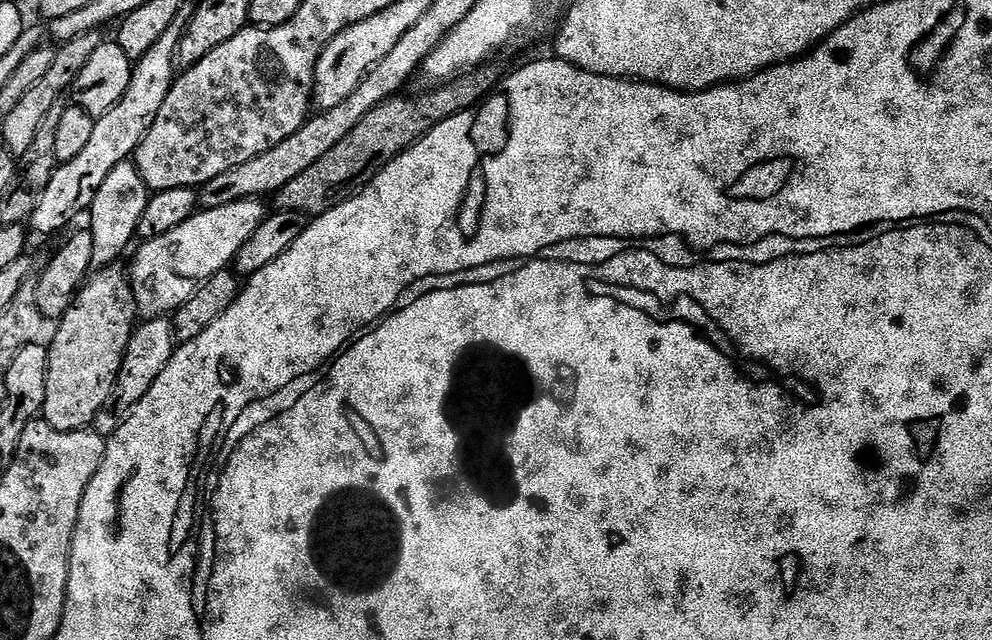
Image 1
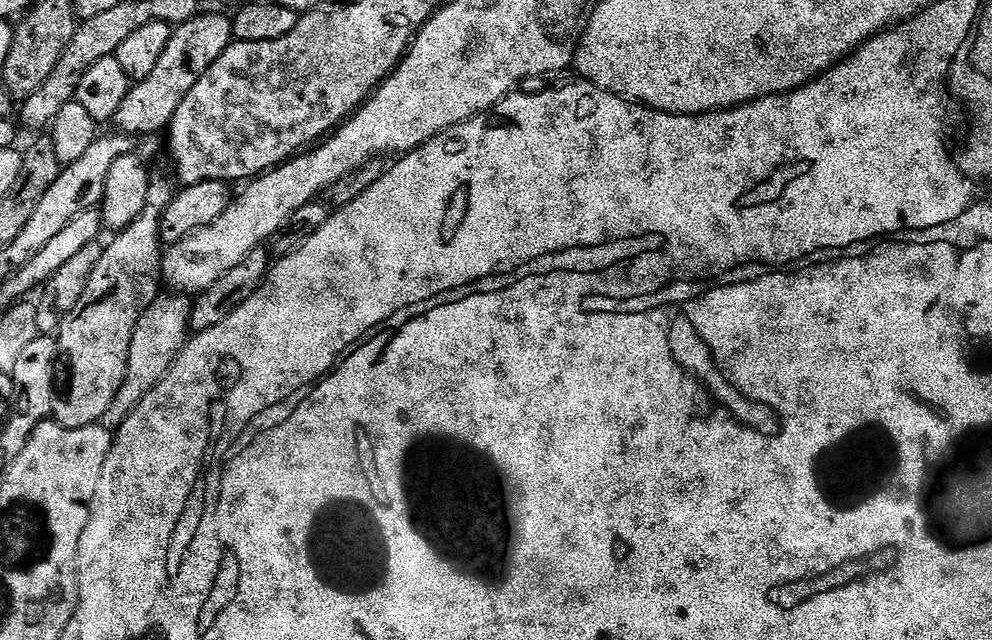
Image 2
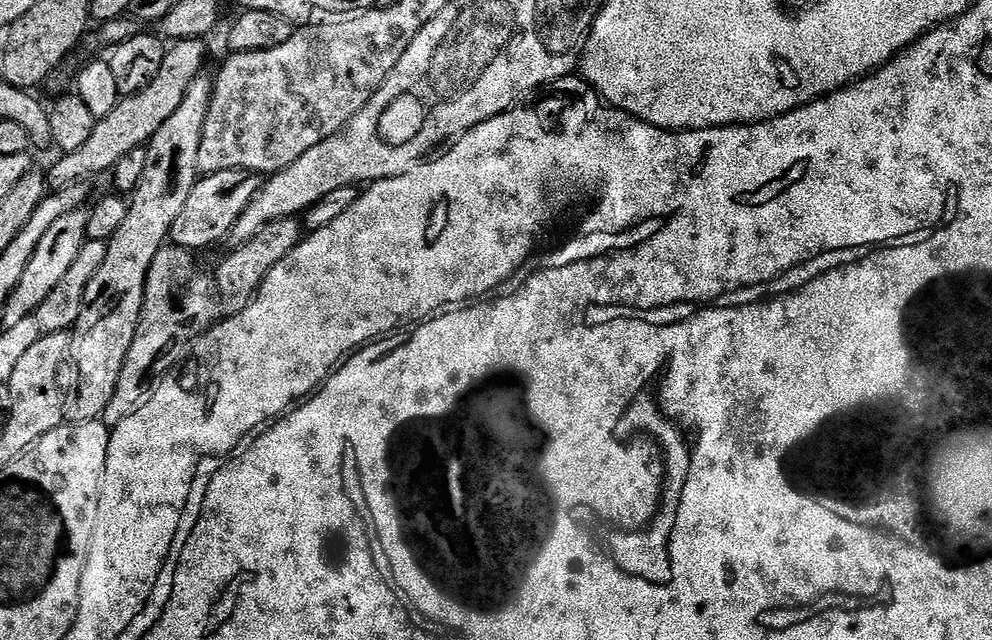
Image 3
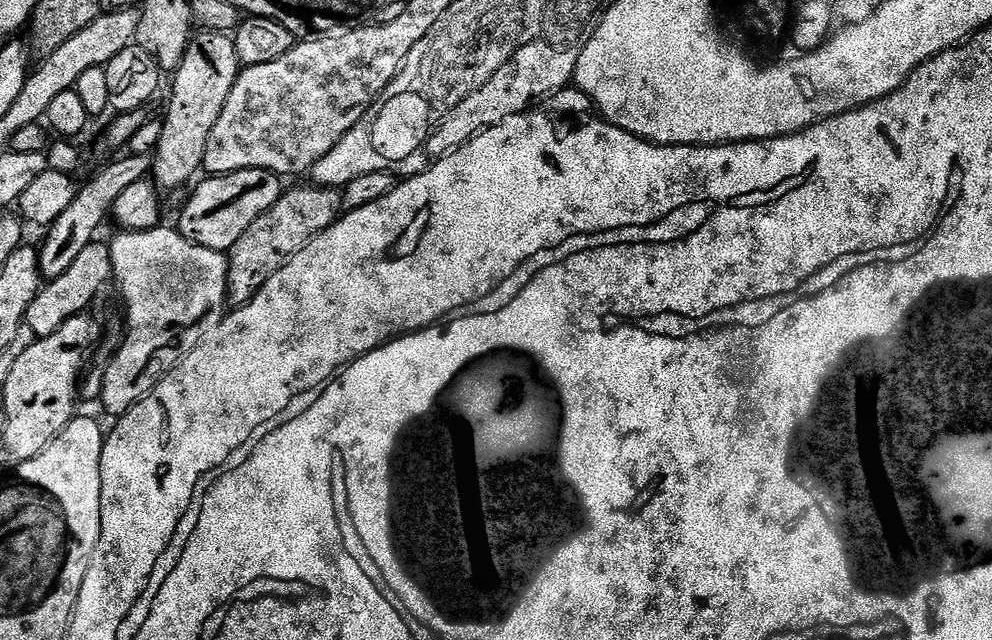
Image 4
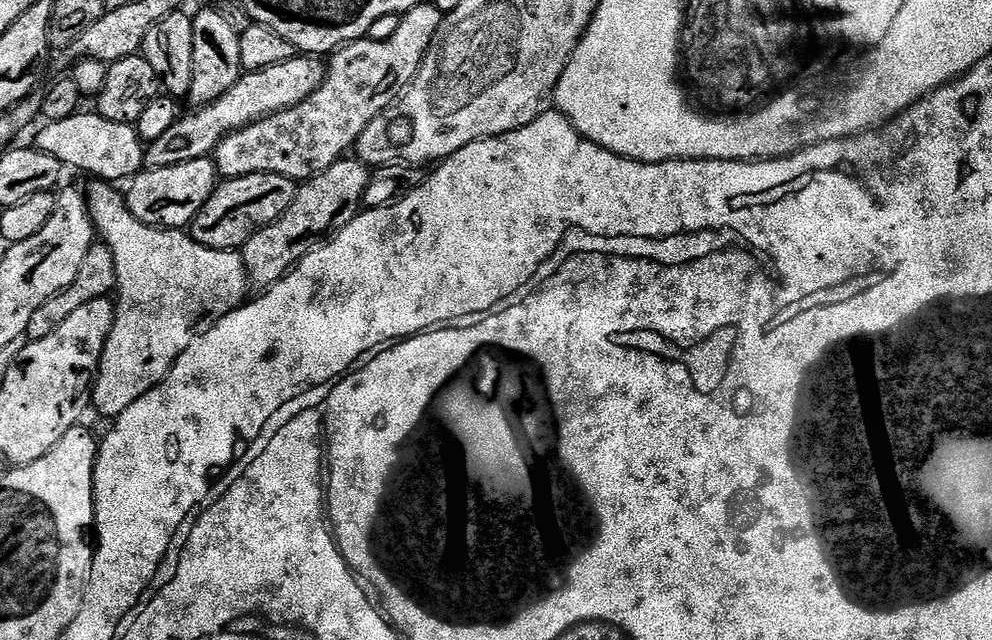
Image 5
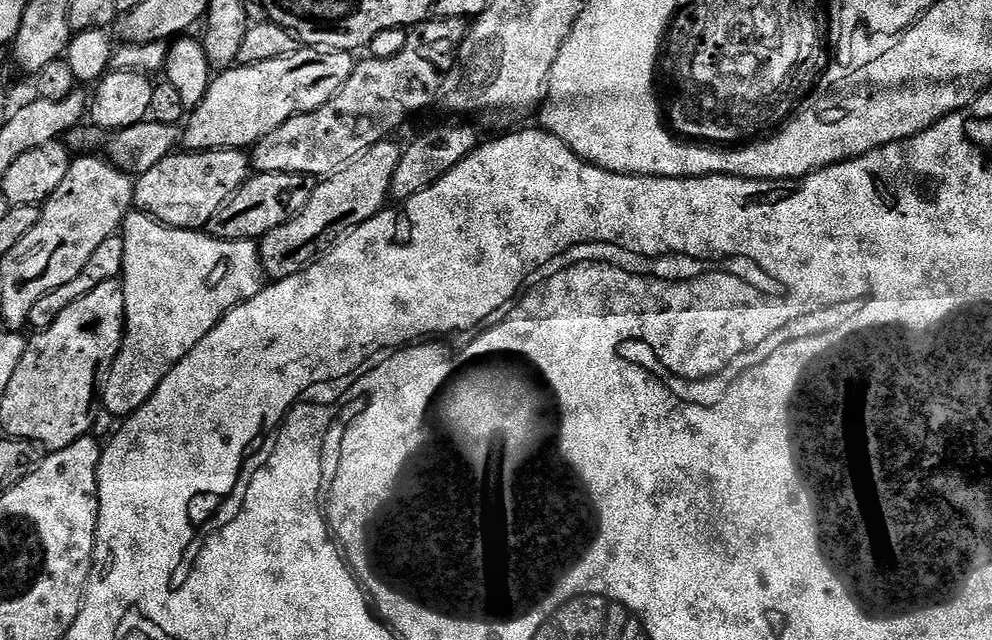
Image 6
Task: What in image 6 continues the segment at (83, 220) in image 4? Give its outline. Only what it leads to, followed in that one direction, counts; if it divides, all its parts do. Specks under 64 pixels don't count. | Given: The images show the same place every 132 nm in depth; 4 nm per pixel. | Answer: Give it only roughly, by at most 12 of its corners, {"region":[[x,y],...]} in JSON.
{"region":[[304,46],[213,79],[190,152],[251,149],[330,103],[353,53]]}

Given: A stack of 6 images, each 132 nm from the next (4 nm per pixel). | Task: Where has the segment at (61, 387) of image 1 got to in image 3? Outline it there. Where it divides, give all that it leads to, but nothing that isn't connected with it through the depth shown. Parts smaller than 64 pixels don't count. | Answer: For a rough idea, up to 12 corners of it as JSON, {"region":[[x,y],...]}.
{"region":[[212,80],[146,146],[70,336],[73,421],[101,419],[150,262],[198,179]]}

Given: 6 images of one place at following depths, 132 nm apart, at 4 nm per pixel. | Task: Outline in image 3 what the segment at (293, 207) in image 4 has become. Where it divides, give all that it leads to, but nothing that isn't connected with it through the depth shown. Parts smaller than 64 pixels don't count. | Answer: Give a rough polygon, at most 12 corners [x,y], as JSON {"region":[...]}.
{"region":[[287,216],[214,271],[219,315],[237,316],[305,236]]}

